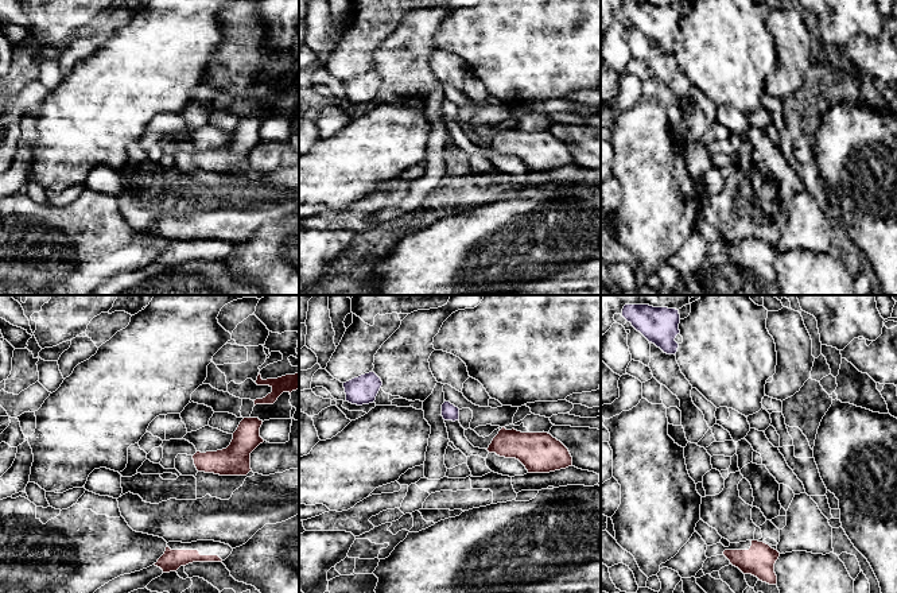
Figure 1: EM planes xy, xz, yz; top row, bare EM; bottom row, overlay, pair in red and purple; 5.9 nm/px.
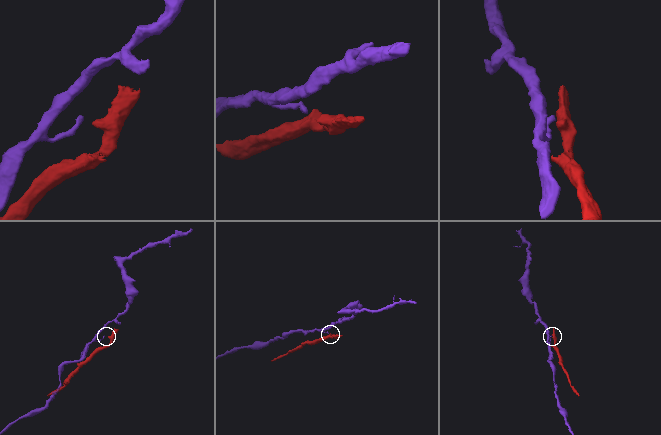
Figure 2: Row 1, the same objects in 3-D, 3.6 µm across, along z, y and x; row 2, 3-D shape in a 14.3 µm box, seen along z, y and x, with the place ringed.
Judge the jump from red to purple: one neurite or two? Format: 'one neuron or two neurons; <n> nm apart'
two neurons; 240 nm apart

